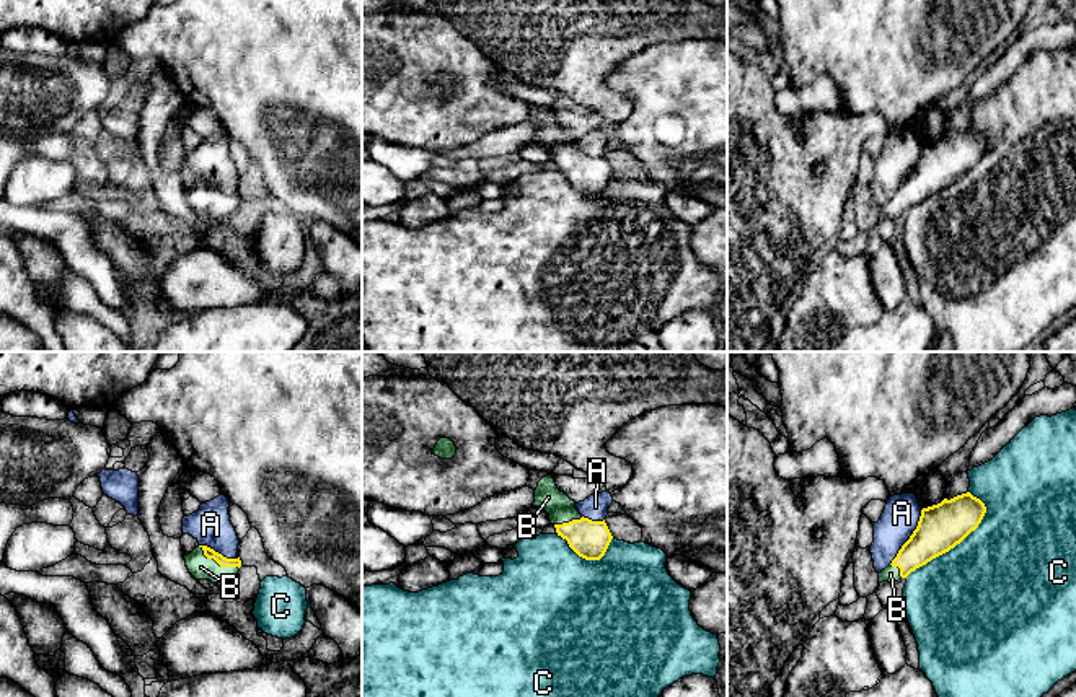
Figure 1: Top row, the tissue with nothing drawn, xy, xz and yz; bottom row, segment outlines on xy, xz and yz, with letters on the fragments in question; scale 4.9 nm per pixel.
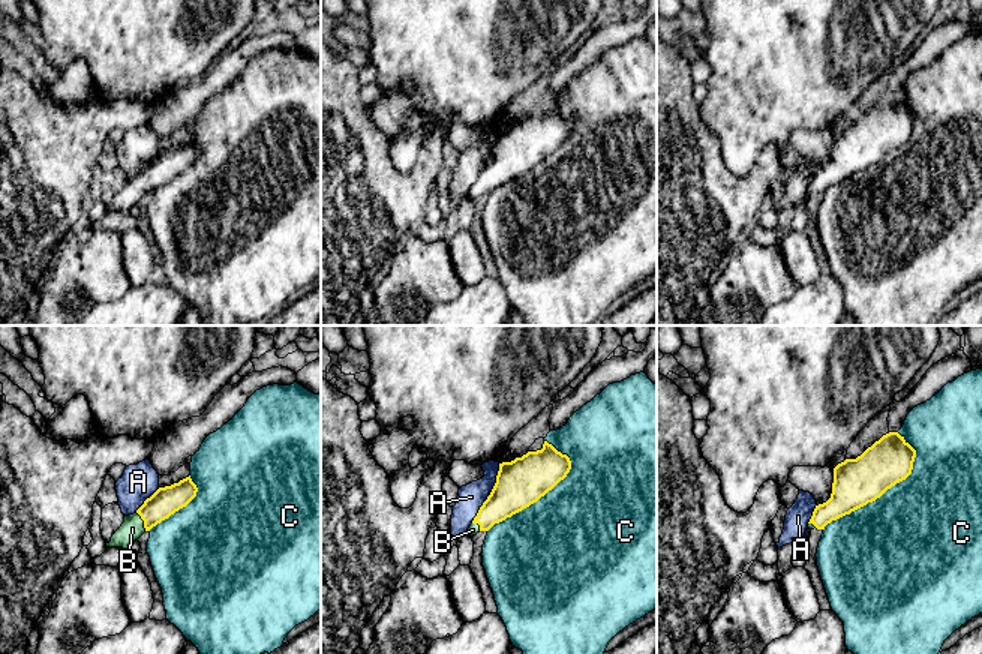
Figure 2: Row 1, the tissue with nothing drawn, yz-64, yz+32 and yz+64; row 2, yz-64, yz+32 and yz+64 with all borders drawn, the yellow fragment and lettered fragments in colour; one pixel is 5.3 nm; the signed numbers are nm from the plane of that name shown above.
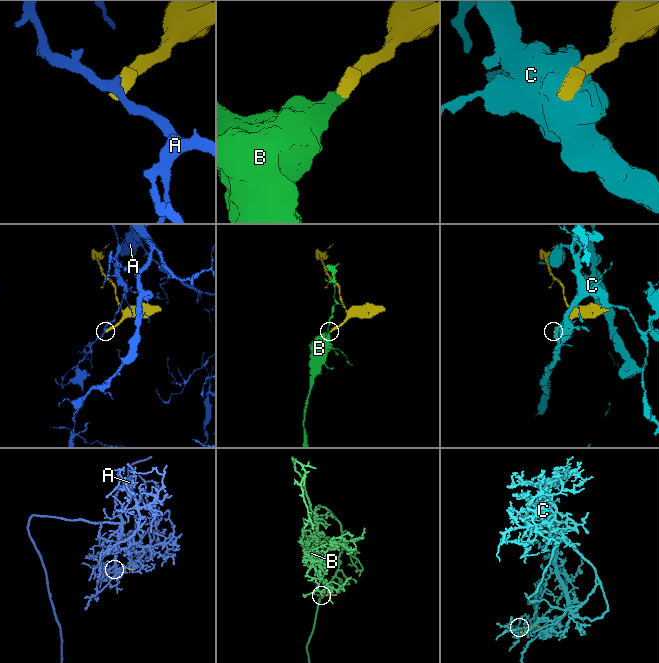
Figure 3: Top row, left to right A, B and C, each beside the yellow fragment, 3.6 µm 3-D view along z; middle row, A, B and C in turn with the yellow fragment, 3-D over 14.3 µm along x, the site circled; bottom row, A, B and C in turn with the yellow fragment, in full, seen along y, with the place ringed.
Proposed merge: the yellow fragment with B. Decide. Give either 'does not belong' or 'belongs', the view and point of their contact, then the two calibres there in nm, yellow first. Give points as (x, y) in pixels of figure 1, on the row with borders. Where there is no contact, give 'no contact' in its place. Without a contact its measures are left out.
belongs; meets yellow in xy at (217, 562); 50 nm thick on the yellow side, 120 nm on the other

